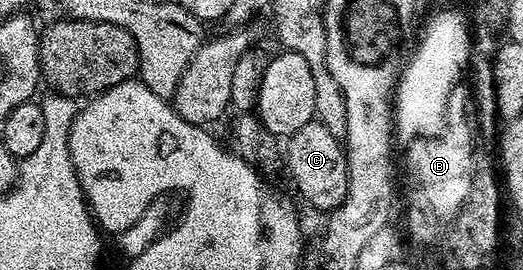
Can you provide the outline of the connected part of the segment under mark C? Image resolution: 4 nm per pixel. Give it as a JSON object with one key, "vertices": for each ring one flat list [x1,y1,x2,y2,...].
{"vertices":[[319,120,305,123,301,131,297,131,286,142,285,145,285,165,291,172,291,177,295,180,295,189,312,205,315,209,320,209,323,215,329,215,345,199,347,188,349,187,349,175,347,174,347,154,340,138,335,137]]}

